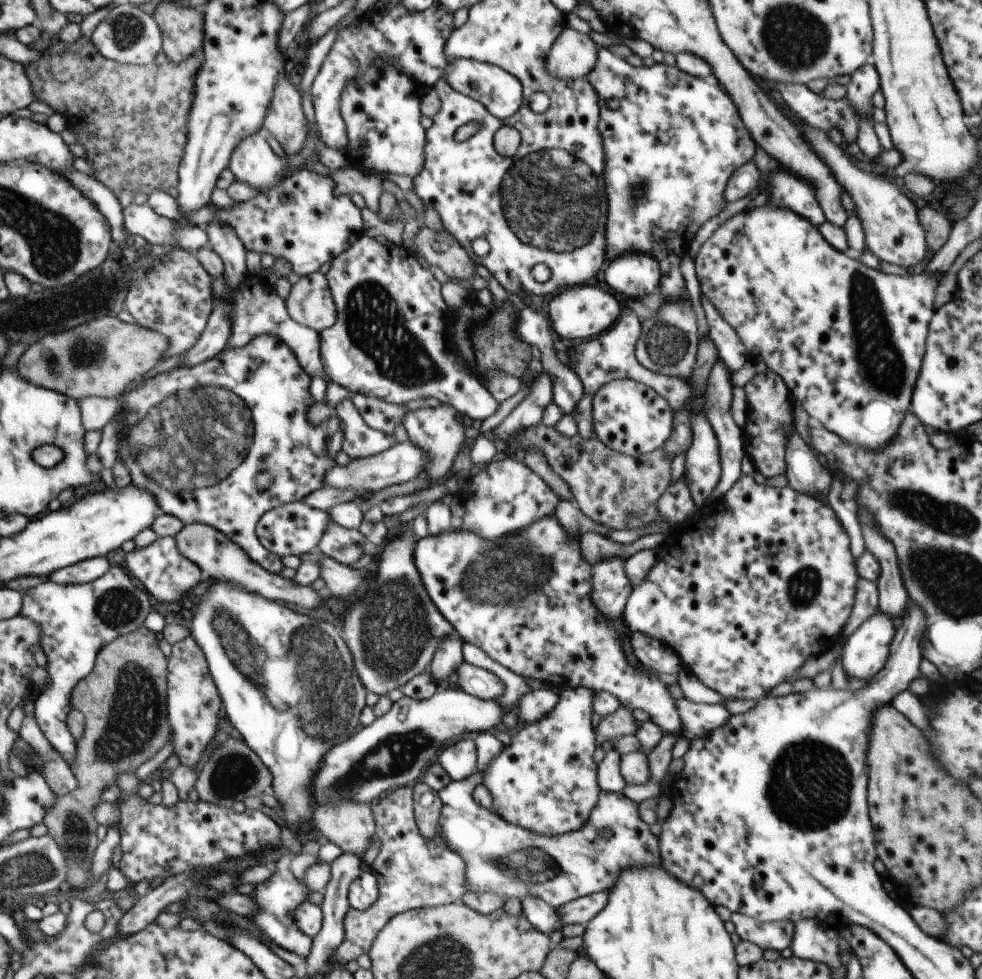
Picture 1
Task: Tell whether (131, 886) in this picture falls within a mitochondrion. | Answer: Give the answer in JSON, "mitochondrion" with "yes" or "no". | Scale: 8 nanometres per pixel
{"mitochondrion":"no"}

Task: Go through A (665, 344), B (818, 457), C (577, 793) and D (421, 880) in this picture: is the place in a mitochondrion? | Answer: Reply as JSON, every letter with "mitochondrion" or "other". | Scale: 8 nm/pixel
{"A":"mitochondrion","B":"other","C":"other","D":"mitochondrion"}

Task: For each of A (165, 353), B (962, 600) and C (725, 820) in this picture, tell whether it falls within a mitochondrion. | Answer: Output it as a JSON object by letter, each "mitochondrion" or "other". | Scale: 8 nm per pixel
{"A":"other","B":"mitochondrion","C":"other"}

